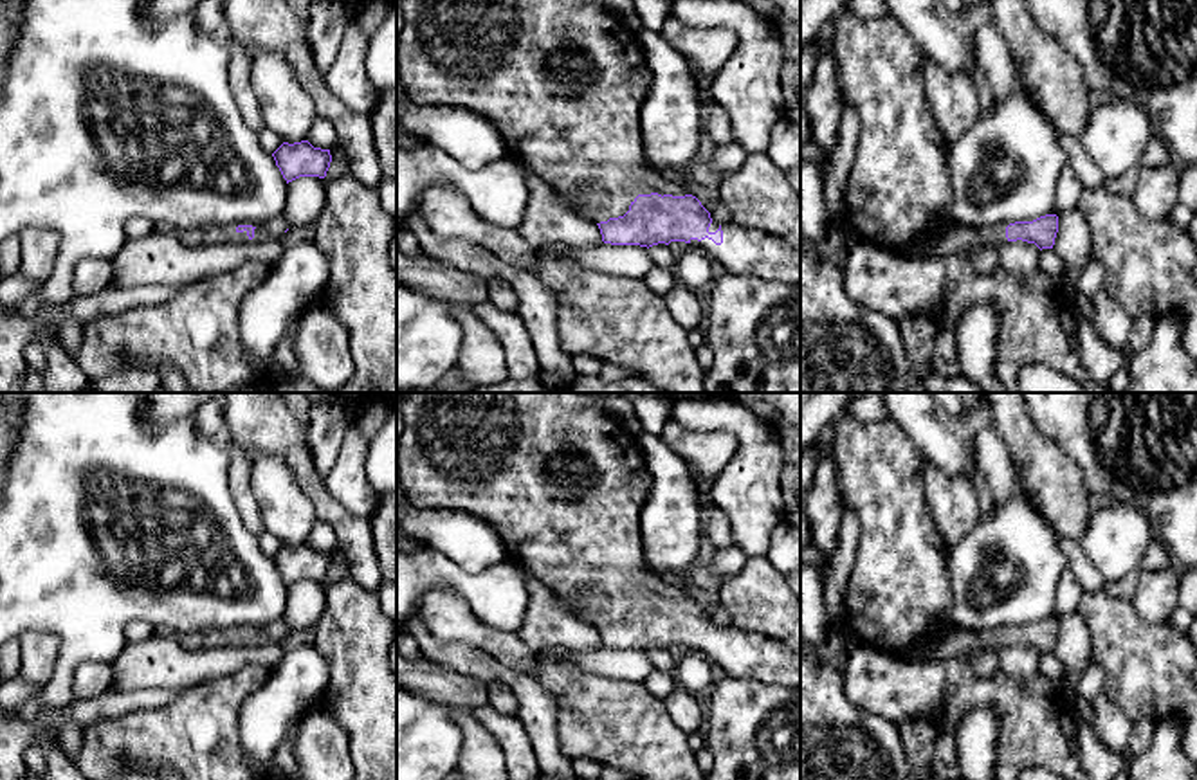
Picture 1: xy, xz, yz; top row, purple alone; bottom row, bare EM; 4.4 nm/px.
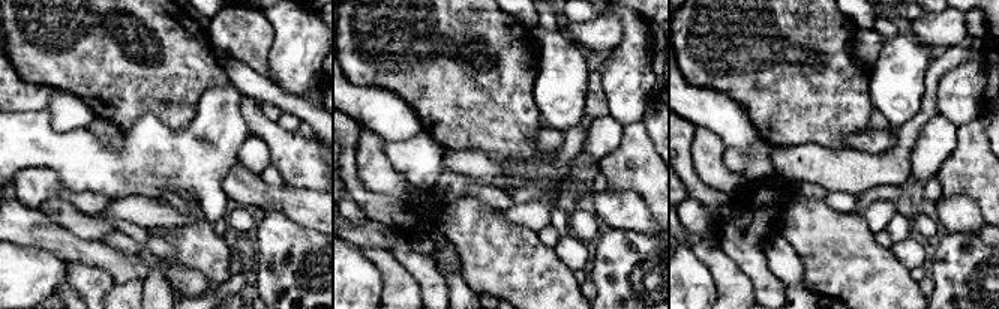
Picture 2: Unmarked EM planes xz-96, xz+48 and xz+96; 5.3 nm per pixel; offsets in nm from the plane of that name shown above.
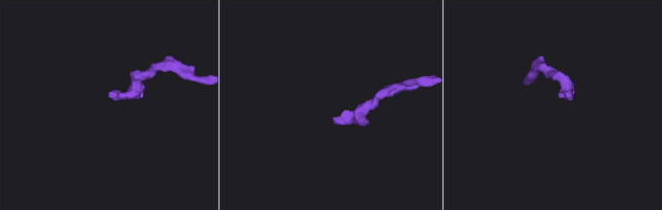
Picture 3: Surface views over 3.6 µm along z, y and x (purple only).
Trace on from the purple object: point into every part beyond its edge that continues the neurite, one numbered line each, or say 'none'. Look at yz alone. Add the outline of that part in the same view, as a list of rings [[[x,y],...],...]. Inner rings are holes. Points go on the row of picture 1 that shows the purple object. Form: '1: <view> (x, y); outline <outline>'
1: yz (898, 181); outline [[[840,11],[835,18],[833,50],[836,56],[836,83],[842,101],[851,104],[860,119],[856,153],[844,195],[840,227],[847,227],[860,241],[876,243],[894,254],[905,252],[918,241],[932,241],[930,258],[943,259],[952,254],[970,254],[977,245],[1002,245],[1006,229],[961,227],[937,211],[950,204],[950,169],[946,166],[948,142],[943,137],[928,104],[923,81],[927,54],[916,40],[892,16],[858,18]]]

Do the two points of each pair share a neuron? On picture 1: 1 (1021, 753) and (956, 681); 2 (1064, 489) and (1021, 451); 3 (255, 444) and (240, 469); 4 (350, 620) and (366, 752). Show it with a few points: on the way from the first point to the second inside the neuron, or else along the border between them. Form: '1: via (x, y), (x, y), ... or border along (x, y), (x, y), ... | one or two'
1: via (1021, 730), (1021, 725), (988, 692), (979, 692) | one
2: via (1053, 480), (1032, 458) | one
3: border along (226, 440), (233, 442), (253, 462) | two
4: via (357, 653), (361, 685), (366, 698), (366, 719) | one

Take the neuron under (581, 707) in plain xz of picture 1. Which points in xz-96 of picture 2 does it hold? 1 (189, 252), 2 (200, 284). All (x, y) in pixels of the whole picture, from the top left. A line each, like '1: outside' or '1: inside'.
1: inside
2: outside

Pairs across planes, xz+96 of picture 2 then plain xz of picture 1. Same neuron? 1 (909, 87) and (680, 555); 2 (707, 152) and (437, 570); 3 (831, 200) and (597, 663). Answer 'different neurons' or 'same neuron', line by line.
1: same neuron
2: different neurons
3: different neurons

